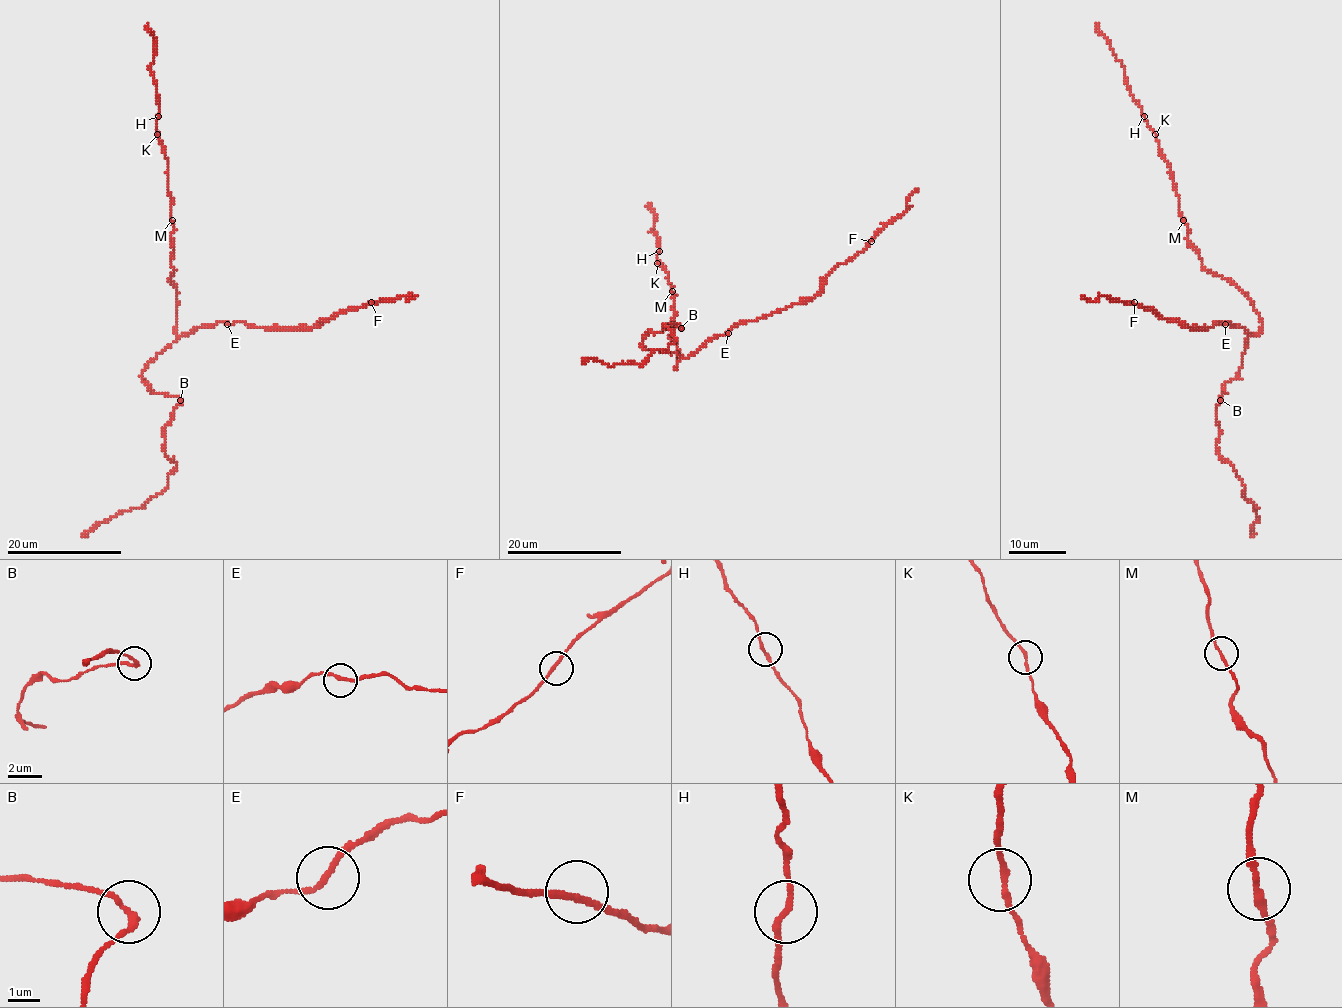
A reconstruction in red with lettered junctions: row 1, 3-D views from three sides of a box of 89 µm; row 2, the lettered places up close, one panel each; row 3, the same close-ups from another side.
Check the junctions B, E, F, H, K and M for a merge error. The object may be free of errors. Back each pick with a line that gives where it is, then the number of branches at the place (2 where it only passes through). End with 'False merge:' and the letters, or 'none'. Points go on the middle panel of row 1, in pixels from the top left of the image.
False merge: none

